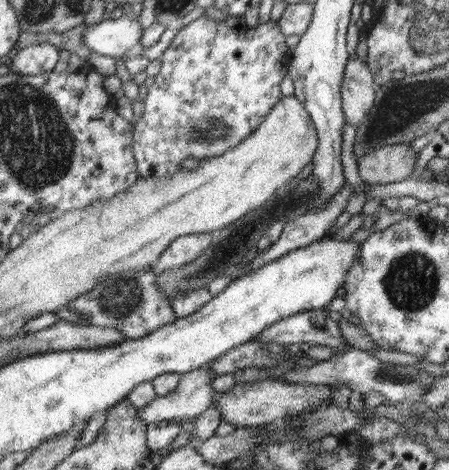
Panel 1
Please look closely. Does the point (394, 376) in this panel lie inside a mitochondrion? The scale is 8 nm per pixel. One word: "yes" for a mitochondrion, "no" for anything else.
yes

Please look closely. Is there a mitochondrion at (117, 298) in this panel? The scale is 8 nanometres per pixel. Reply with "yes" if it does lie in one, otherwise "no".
yes

